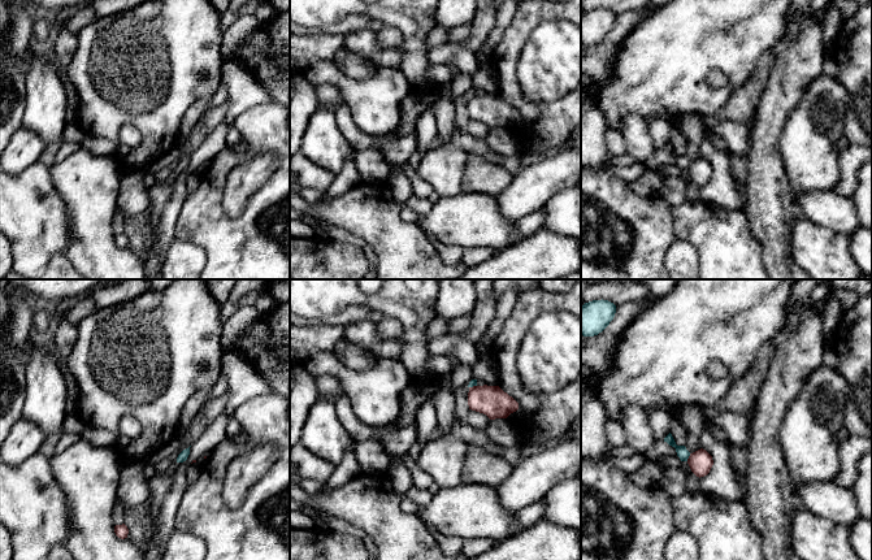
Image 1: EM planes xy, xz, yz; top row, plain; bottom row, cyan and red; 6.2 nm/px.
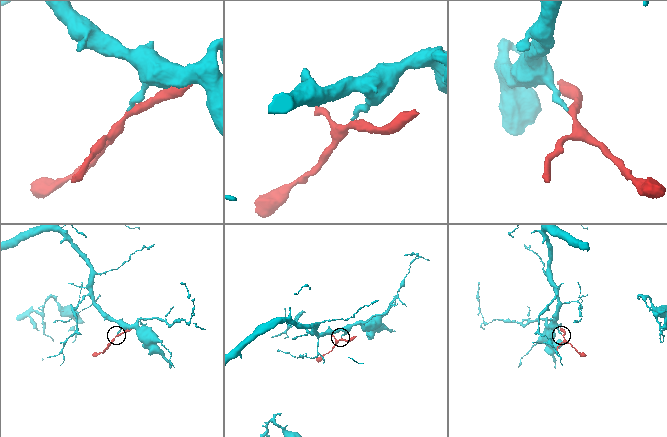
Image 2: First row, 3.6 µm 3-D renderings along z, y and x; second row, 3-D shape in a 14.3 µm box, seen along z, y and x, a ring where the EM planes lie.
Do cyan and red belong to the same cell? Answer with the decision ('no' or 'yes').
no

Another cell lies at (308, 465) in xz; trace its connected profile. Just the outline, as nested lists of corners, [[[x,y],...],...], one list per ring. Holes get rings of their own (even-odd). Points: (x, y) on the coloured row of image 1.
[[[301,443],[290,450],[290,464],[300,478],[311,478],[327,482],[335,466],[312,453]]]

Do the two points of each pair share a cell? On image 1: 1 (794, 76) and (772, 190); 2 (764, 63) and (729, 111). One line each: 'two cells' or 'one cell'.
1: one cell
2: one cell

